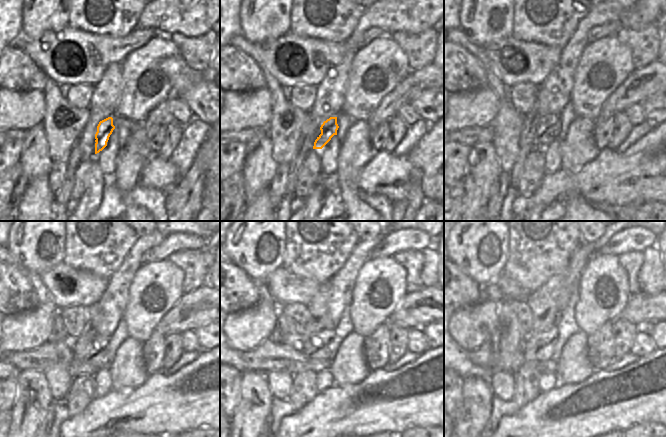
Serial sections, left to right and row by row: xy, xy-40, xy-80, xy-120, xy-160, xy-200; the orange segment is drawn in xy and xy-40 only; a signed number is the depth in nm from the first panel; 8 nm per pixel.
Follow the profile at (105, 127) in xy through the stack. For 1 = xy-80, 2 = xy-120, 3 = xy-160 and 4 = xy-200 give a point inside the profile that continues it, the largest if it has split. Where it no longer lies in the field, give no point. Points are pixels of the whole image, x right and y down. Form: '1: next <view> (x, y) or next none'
1: next xy-80 (550, 125)
2: next xy-120 (100, 358)
3: next xy-160 (317, 346)
4: next xy-200 (538, 347)

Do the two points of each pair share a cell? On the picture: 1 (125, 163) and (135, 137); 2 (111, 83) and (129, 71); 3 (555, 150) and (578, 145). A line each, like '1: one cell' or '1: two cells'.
1: one cell
2: two cells
3: two cells

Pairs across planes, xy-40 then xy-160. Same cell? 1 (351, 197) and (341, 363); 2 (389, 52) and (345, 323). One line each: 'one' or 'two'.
1: one
2: two

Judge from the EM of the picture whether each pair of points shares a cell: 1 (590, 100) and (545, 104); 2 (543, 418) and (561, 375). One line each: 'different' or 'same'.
1: different
2: different

